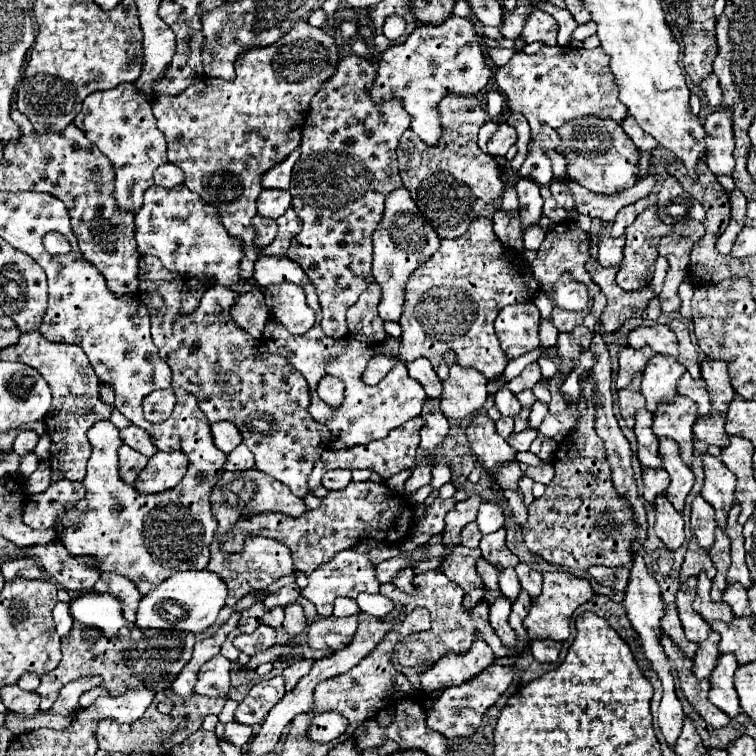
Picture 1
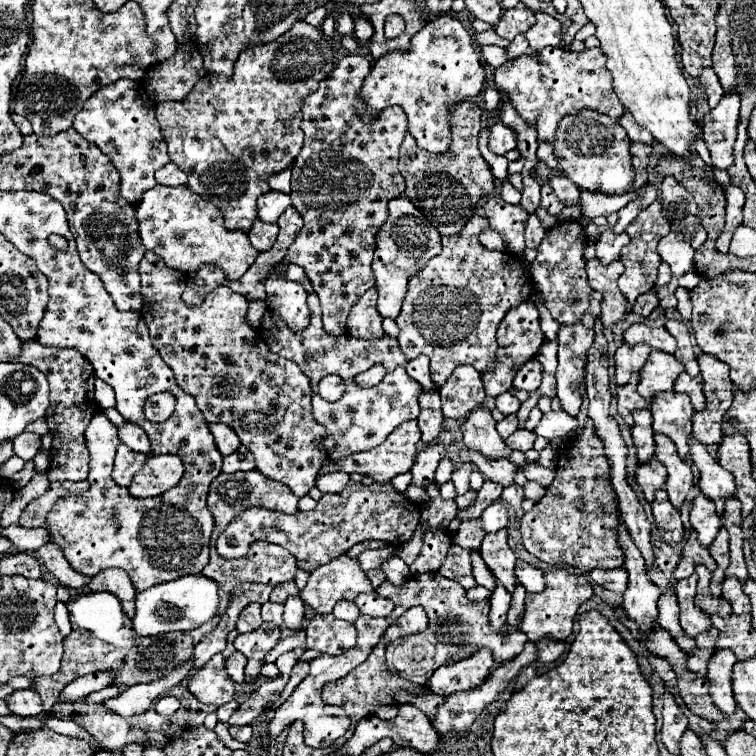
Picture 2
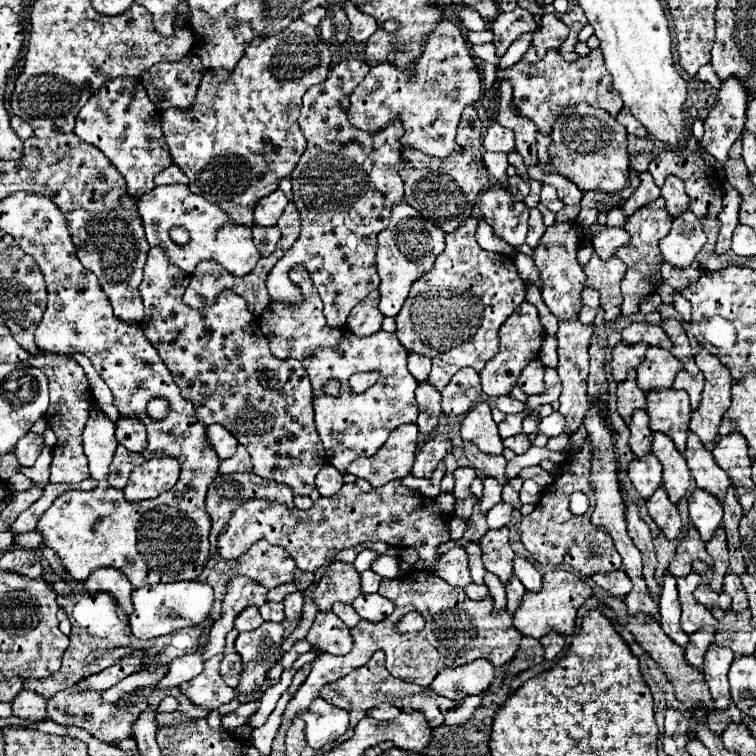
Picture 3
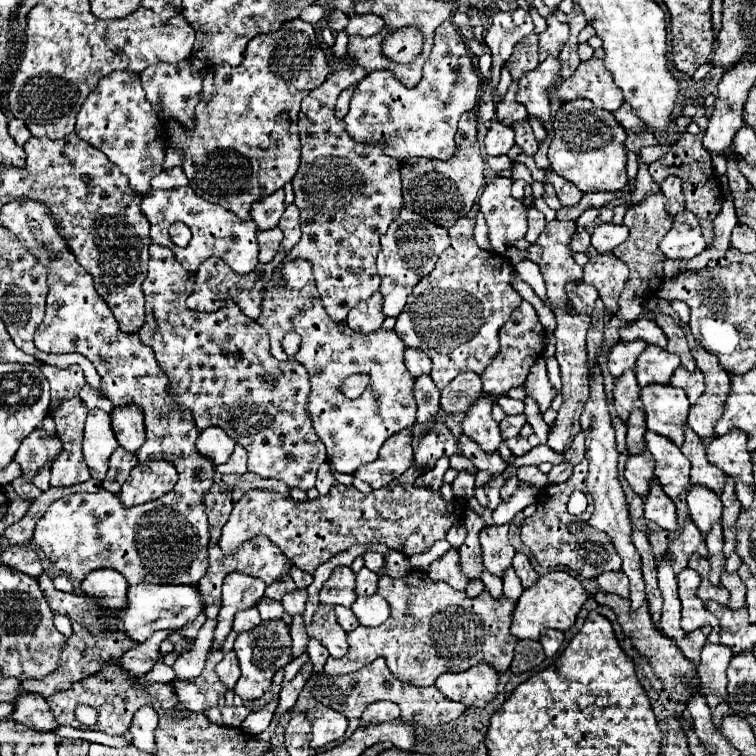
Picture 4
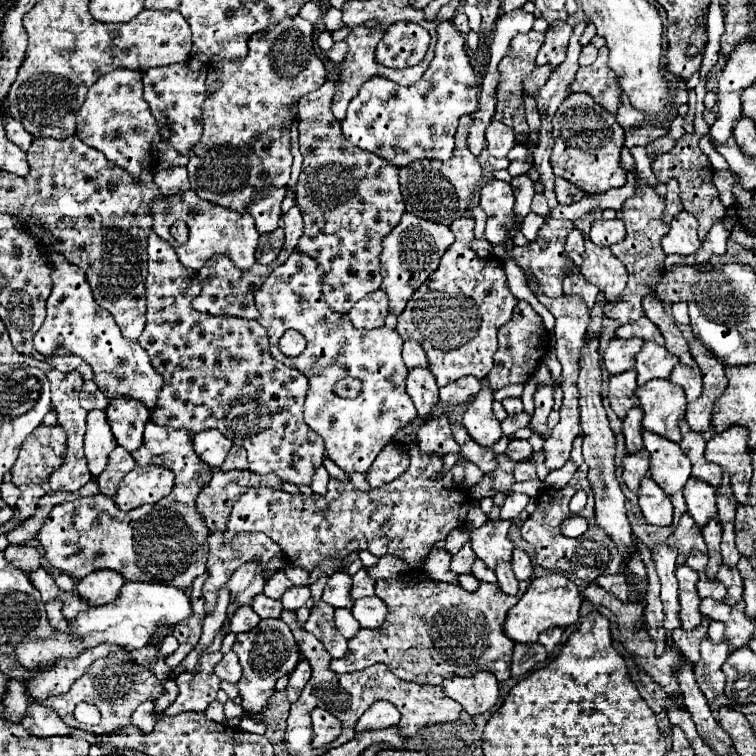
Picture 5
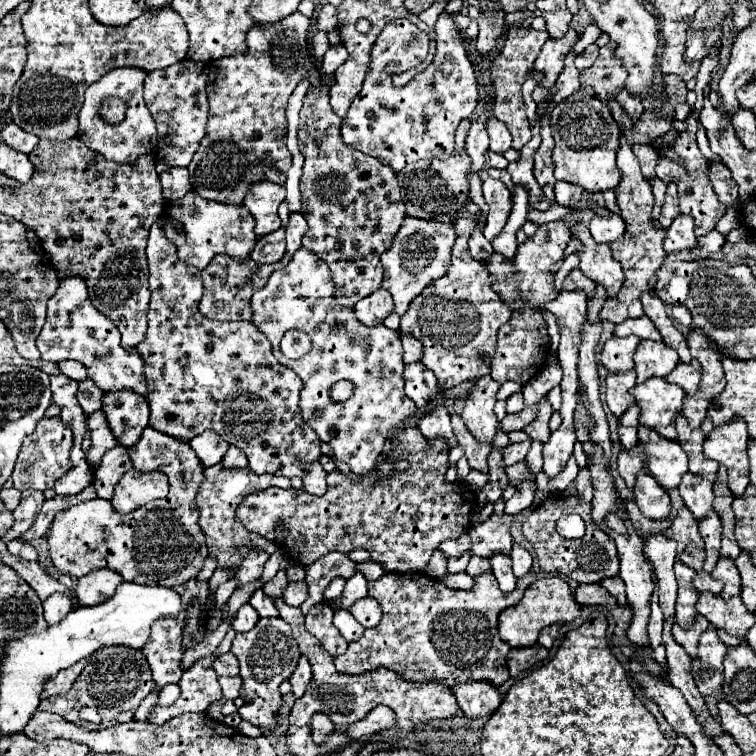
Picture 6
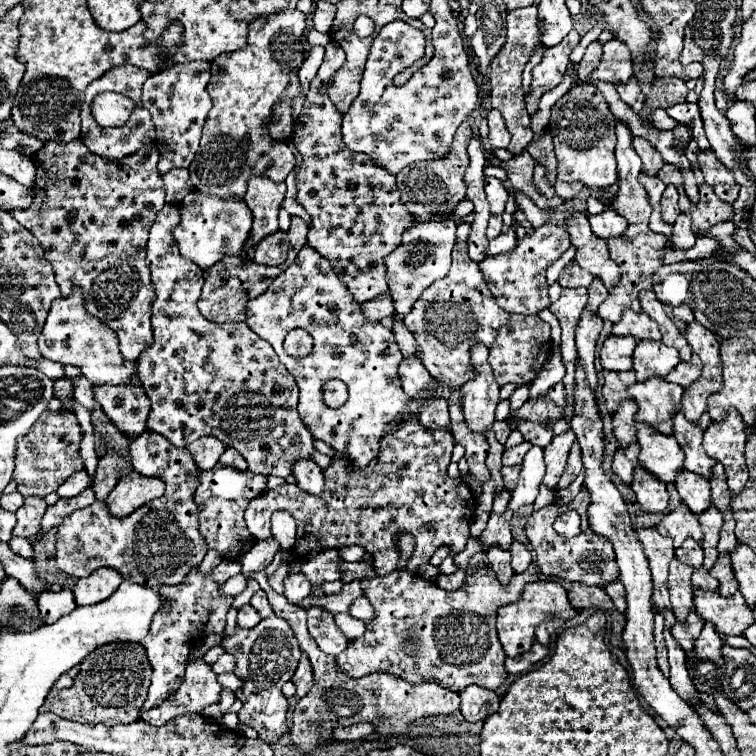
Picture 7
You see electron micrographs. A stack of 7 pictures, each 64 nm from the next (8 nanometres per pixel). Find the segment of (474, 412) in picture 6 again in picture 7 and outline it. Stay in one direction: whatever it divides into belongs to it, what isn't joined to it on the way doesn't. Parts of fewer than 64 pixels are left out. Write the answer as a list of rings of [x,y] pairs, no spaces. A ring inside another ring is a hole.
[[[478,344],[472,348],[472,366],[476,370],[476,378],[466,382],[460,392],[462,392],[462,410],[464,410],[464,420],[468,428],[476,434],[486,434],[488,428],[496,422],[494,410],[498,404],[498,392],[500,384],[494,380],[492,366],[488,364],[488,348]]]

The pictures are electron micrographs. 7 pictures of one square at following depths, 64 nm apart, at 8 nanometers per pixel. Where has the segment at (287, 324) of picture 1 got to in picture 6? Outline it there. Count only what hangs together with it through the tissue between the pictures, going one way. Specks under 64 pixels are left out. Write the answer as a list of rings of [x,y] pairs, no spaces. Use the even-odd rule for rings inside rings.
[[[324,88],[304,96],[298,146],[306,160],[300,192],[308,232],[304,234],[302,248],[308,248],[328,264],[336,284],[334,300],[340,306],[354,306],[380,288],[380,254],[390,246],[406,216],[396,172],[342,142],[340,118],[332,112],[328,90]]]

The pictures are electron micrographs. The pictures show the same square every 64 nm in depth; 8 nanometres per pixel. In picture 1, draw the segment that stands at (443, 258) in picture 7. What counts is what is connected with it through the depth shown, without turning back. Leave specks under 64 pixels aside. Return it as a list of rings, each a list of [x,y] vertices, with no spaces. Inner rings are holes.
[[[400,186],[388,196],[384,204],[384,216],[376,226],[372,240],[374,240],[372,276],[382,288],[382,300],[378,304],[378,310],[384,320],[398,322],[404,304],[406,280],[420,264],[424,264],[440,248],[440,238],[416,208],[416,202],[412,200],[408,188]]]

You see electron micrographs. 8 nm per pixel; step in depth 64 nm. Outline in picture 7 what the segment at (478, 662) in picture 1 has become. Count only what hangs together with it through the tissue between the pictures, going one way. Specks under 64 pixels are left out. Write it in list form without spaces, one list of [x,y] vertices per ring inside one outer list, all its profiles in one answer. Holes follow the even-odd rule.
[[[468,686],[464,692],[460,692],[460,712],[468,722],[486,720],[490,714],[498,710],[500,698],[496,692],[480,688],[480,686]]]

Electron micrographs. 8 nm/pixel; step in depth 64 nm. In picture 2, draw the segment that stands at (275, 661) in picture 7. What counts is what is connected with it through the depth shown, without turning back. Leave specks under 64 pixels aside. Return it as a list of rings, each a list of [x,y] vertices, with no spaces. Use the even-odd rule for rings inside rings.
[[[264,622],[260,628],[252,630],[250,634],[240,634],[234,640],[234,648],[248,658],[246,682],[252,682],[260,676],[262,658],[278,644],[278,640],[280,640],[280,628],[268,622]]]

